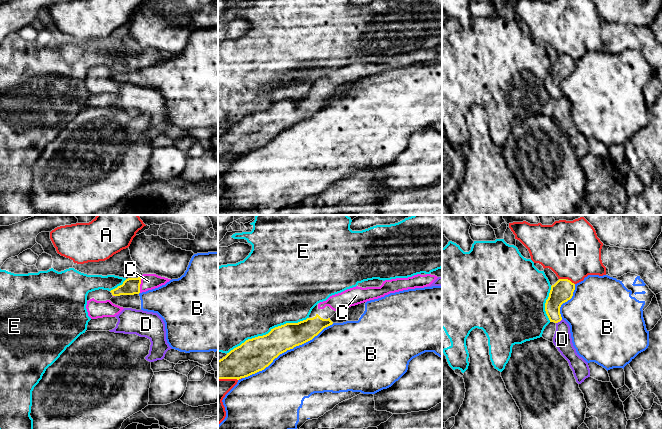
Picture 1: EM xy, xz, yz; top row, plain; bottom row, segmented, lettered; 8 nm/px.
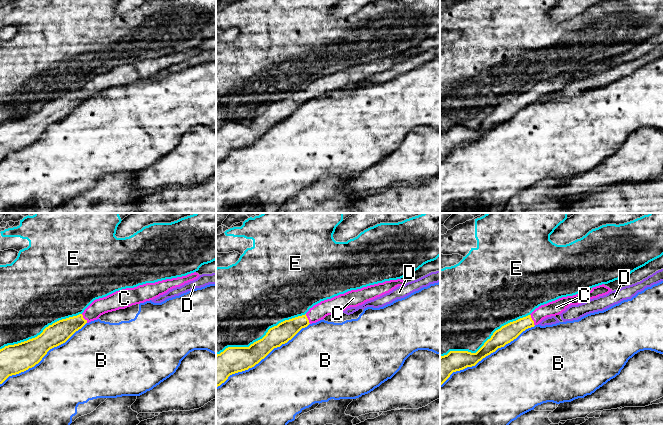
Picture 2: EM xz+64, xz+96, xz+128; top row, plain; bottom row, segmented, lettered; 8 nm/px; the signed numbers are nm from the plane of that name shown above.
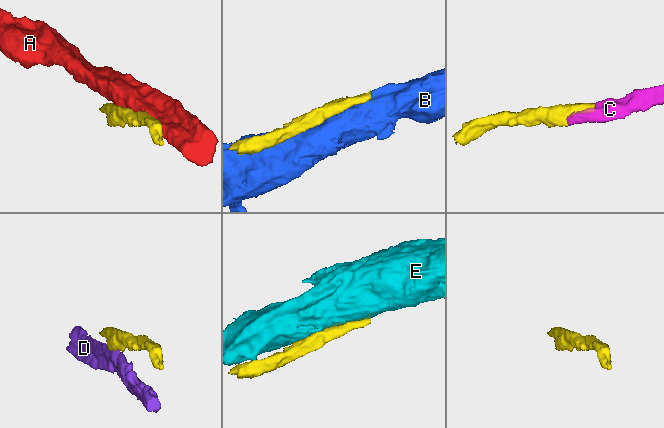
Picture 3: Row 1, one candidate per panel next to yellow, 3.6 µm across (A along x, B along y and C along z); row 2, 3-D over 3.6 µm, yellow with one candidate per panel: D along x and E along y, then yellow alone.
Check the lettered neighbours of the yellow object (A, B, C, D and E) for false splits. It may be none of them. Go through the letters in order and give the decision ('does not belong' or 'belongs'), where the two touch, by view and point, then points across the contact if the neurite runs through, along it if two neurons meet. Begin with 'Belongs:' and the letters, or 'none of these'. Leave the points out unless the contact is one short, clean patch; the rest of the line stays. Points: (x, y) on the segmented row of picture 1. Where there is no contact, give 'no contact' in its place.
Belongs: C
A: does not belong | yz (567, 279)
B: does not belong | xz (287, 349)
C: belongs | xy (139, 285)
D: does not belong | yz (559, 321) | along yz (562, 319), (556, 323)
E: does not belong | xz (268, 333)

